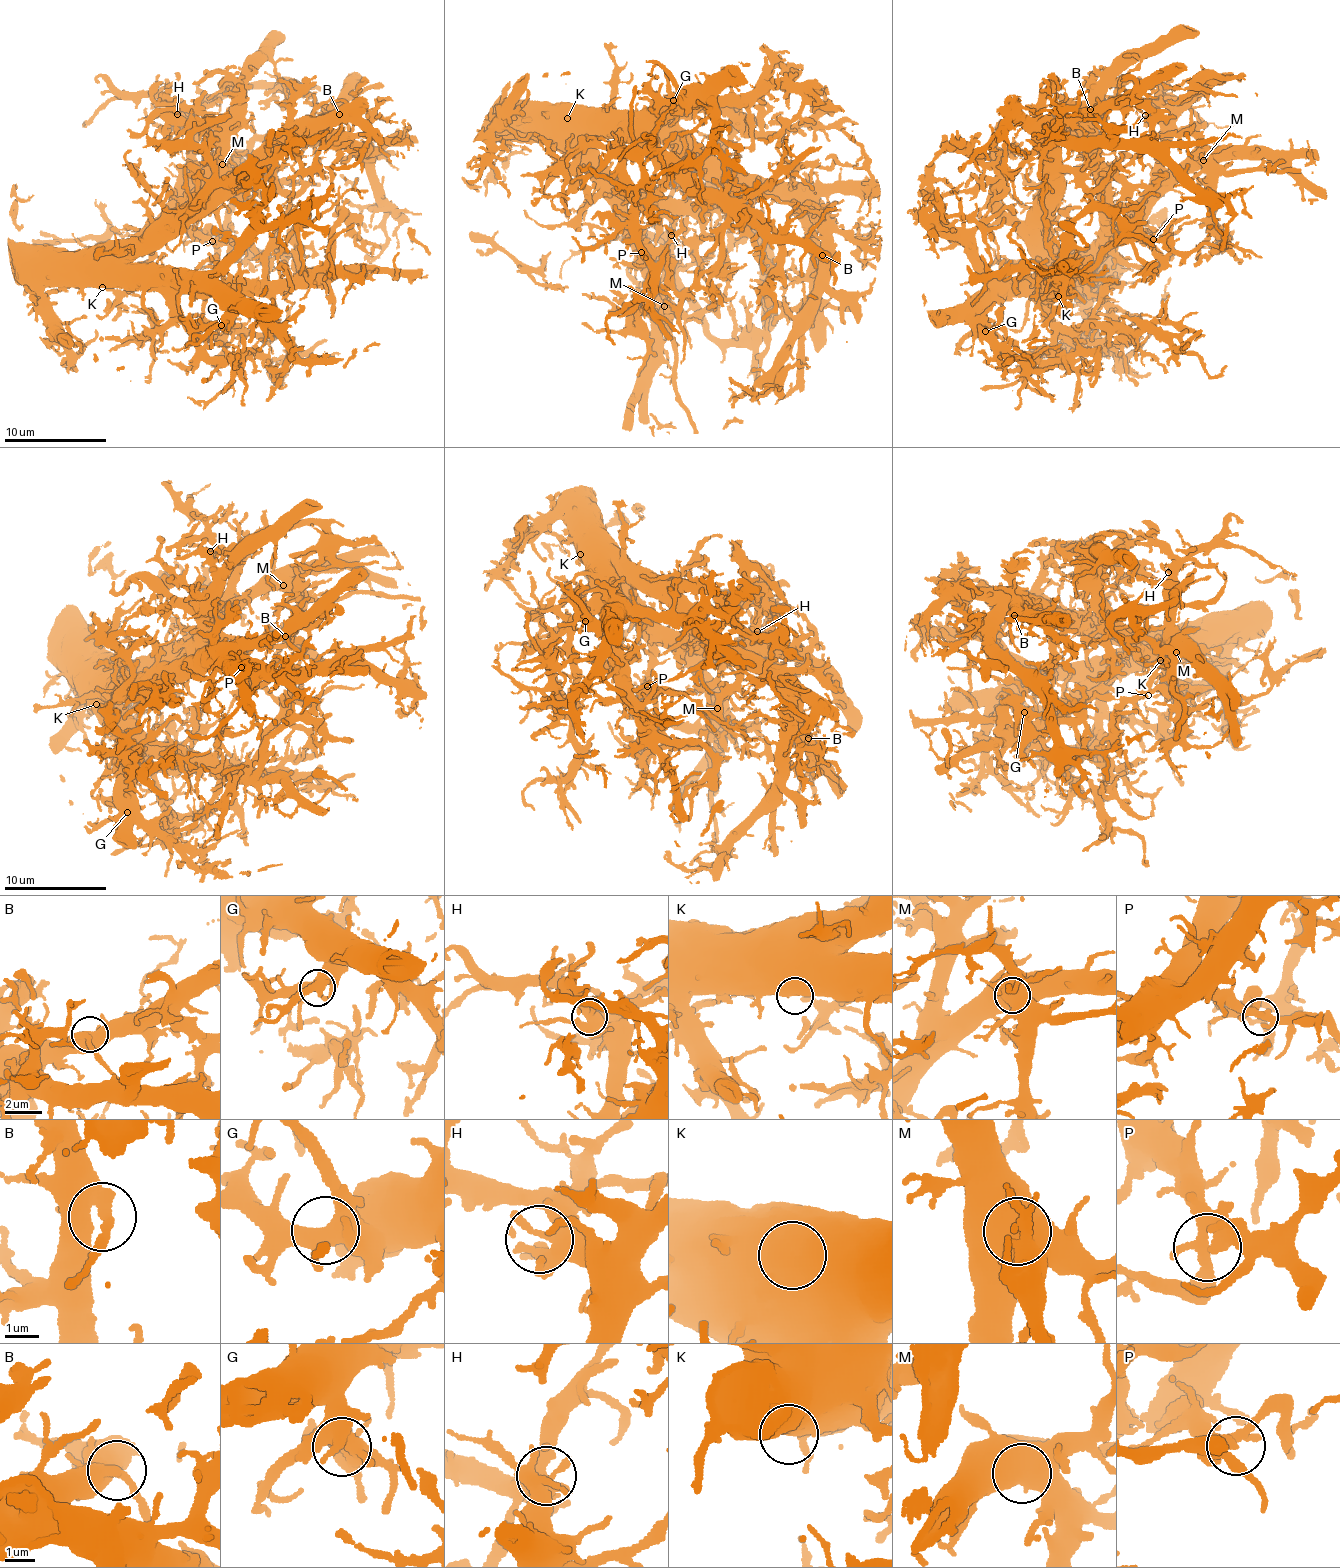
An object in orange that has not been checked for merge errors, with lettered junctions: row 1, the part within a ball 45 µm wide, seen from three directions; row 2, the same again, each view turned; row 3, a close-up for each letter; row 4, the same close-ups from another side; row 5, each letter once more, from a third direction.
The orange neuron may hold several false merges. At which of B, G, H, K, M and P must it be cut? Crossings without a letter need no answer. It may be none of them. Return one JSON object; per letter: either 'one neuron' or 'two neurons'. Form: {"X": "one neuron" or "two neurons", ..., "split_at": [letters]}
{"B": "one neuron", "G": "one neuron", "H": "one neuron", "K": "one neuron", "M": "one neuron", "P": "one neuron", "split_at": []}

